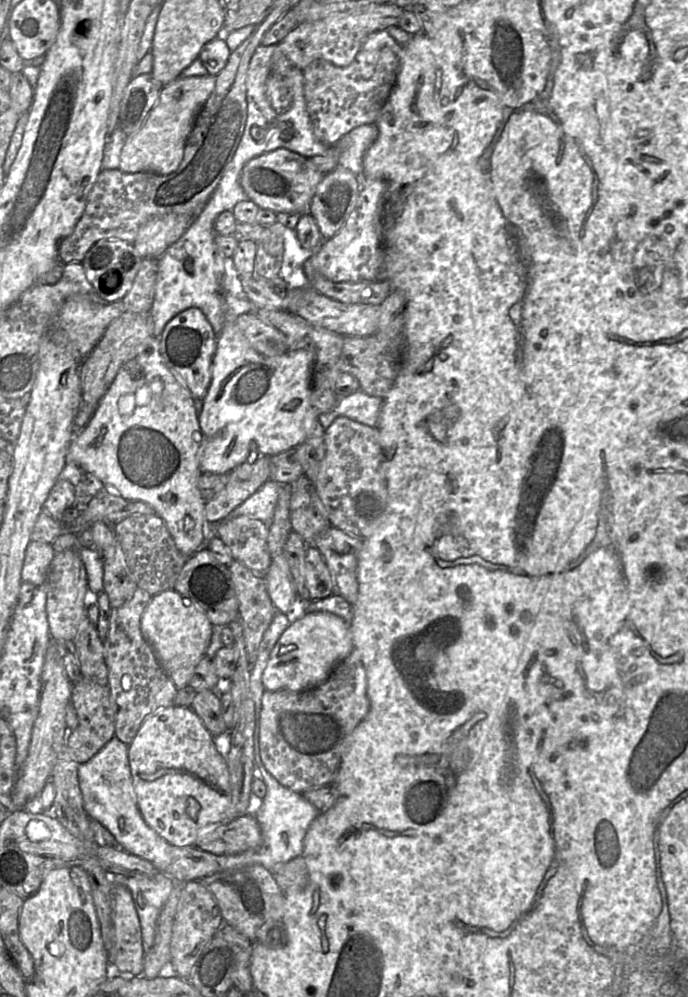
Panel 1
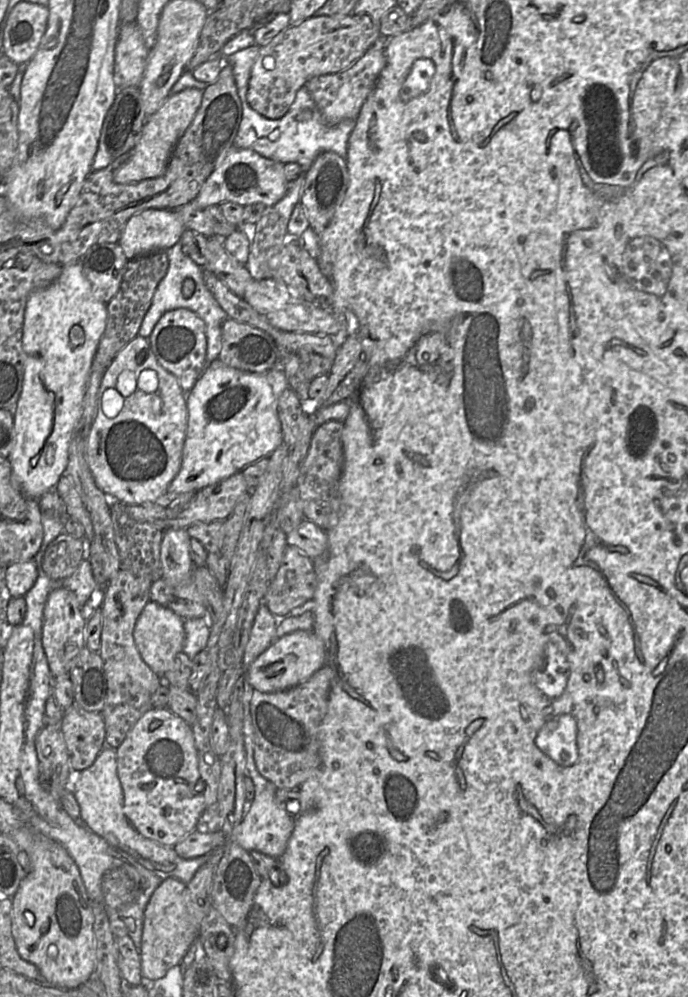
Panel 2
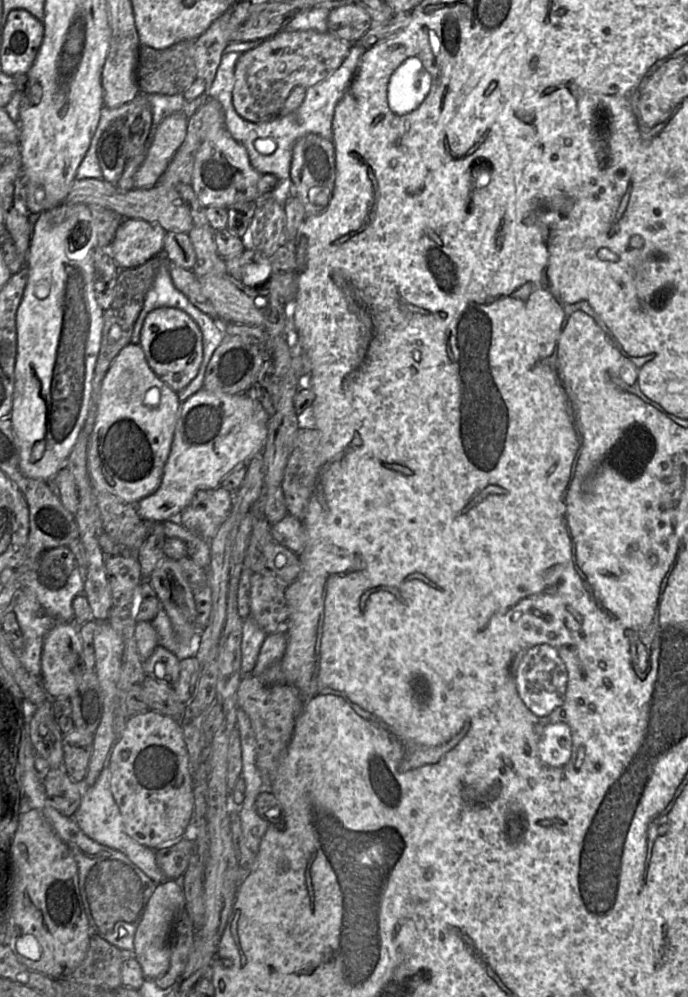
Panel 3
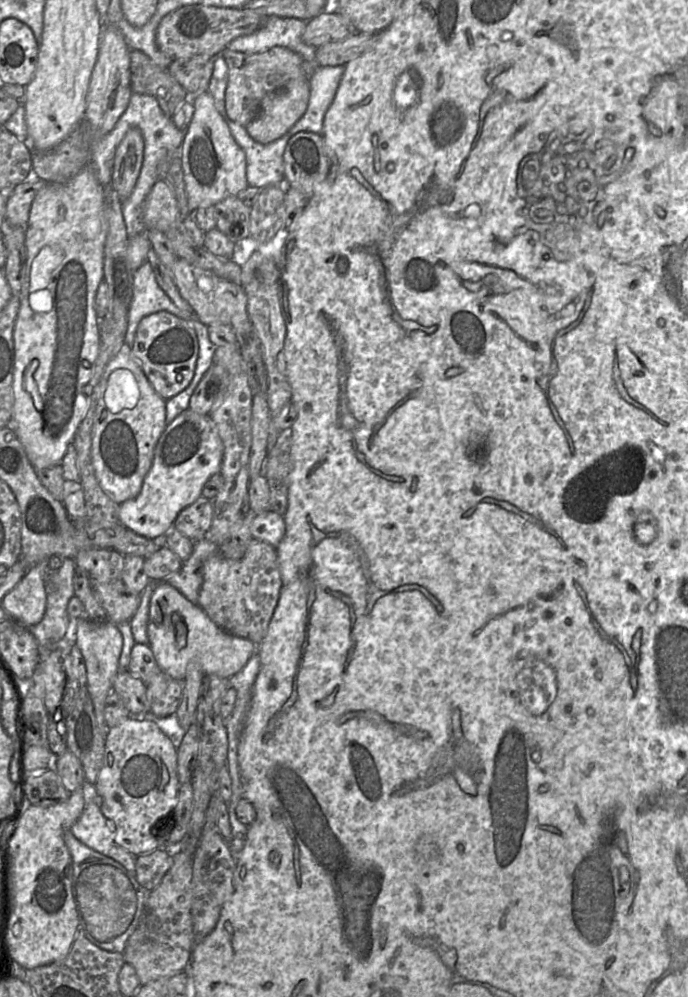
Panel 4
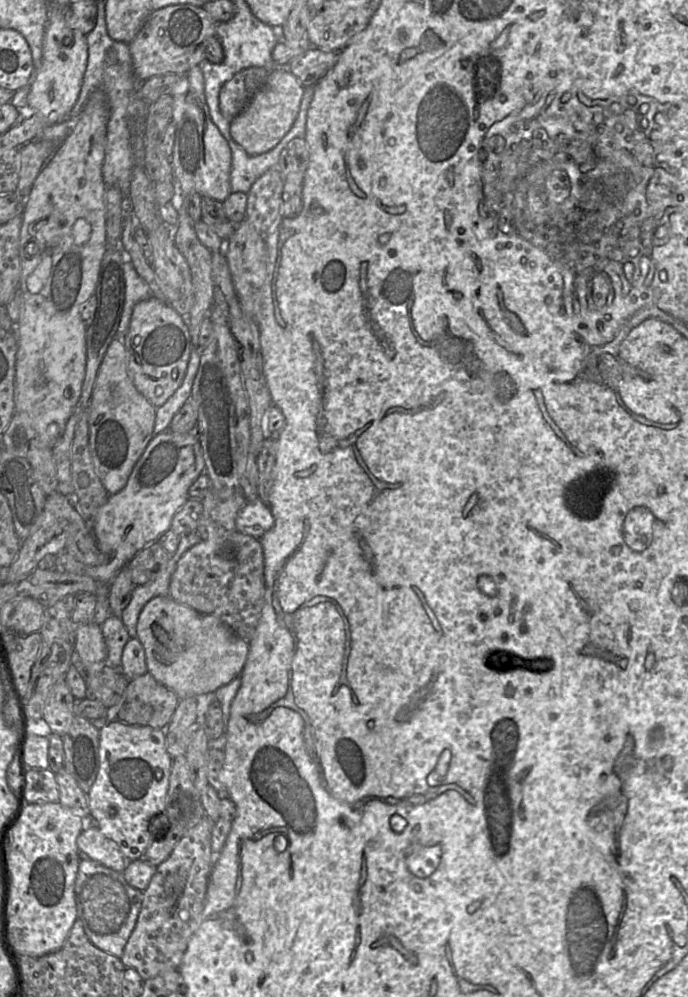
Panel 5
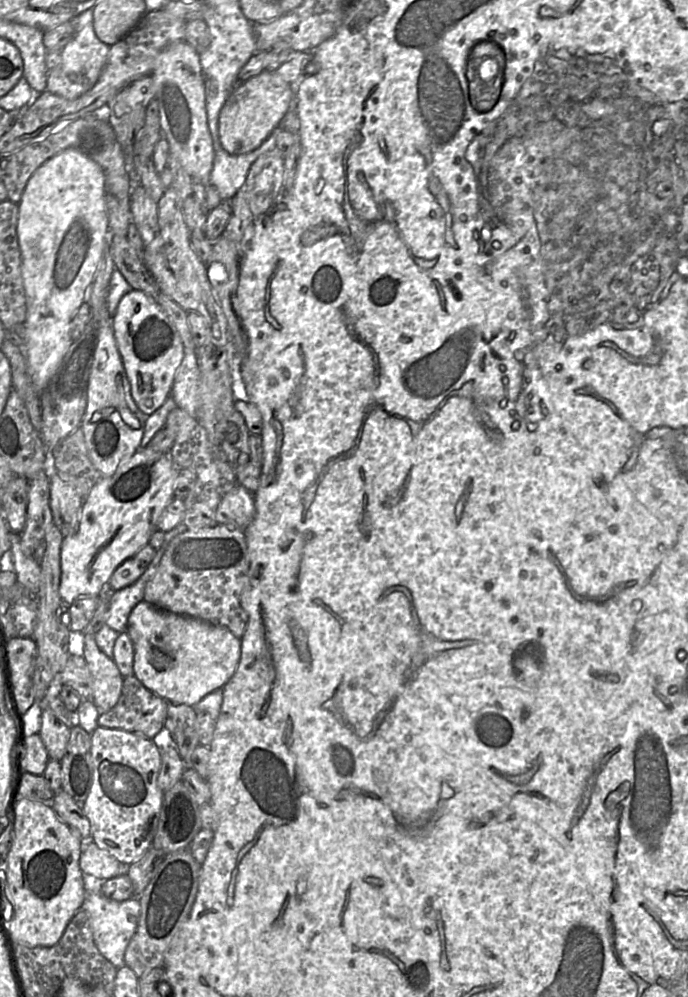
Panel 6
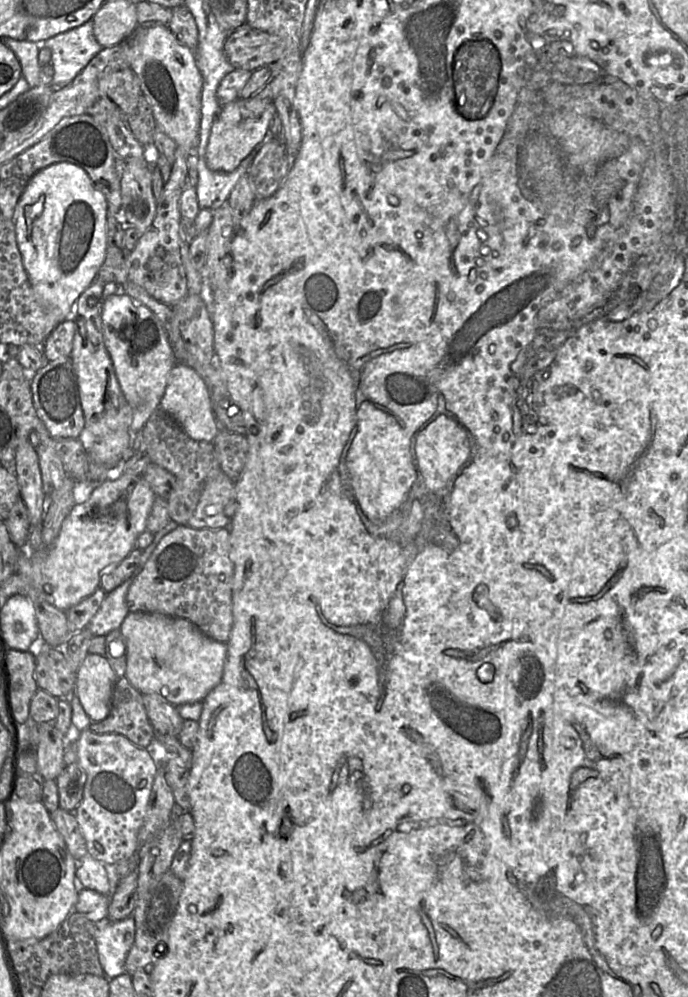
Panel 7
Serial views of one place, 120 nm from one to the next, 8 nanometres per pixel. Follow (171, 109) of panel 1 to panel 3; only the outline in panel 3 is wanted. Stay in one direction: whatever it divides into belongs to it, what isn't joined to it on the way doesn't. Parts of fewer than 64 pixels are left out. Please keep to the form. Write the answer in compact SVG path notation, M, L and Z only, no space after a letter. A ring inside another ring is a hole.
M173 113L164 118L155 132L153 141L147 152L146 158L134 175L135 188L151 188L167 169L176 151L183 143L187 133L188 118L182 113Z

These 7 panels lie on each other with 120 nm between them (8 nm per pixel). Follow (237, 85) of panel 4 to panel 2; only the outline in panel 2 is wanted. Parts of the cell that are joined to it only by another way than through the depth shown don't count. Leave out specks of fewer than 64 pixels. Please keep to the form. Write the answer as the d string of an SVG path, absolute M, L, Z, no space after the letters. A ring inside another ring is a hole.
M313 15L298 25L287 28L274 37L267 45L260 47L259 54L251 68L247 101L250 106L268 119L283 117L292 105L297 91L313 77L341 72L381 38L380 20L372 20L366 15Z

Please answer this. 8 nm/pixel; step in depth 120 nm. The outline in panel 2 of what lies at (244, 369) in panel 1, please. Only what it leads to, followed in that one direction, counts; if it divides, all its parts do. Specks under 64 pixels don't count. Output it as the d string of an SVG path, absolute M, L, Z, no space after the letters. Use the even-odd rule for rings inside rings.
M218 358L215 359L206 368L194 388L186 394L187 434L181 468L169 485L166 494L155 504L168 507L179 495L190 491L200 491L209 485L220 482L260 459L269 457L272 452L284 444L278 417L278 400L288 388L288 378L281 366L280 369L271 369L256 374L230 367Z

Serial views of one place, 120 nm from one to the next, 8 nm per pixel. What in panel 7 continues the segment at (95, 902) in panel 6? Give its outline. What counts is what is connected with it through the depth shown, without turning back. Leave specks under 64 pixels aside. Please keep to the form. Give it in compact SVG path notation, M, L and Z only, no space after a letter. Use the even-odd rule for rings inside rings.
M129 916L121 921L110 921L107 918L102 919L95 924L95 939L97 953L104 975L108 980L112 980L126 973L126 957L135 940L135 919Z

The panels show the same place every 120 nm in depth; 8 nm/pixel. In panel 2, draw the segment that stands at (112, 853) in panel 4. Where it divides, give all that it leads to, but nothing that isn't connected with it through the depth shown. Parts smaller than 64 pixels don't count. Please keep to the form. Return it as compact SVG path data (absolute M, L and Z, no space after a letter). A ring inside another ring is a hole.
M105 746L95 762L74 779L73 794L80 806L81 821L90 831L129 854L163 881L176 878L188 884L206 862L218 864L220 861L222 849L215 850L211 855L183 859L173 847L144 837L131 825L124 813L124 794L117 772L116 749L110 746Z

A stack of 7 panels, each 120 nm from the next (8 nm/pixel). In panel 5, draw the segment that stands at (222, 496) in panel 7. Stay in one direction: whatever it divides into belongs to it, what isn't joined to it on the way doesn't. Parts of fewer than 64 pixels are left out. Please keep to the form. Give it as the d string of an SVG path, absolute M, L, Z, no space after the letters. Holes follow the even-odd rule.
M261 499L247 502L236 518L238 531L260 539L275 524L270 506Z

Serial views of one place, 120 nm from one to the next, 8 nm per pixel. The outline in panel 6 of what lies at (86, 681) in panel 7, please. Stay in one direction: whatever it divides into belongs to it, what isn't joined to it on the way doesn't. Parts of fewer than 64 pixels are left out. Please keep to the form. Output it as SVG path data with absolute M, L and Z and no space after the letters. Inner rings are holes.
M94 635L85 636L83 658L92 678L92 696L90 700L101 713L112 709L121 695L124 677L115 661L101 651Z

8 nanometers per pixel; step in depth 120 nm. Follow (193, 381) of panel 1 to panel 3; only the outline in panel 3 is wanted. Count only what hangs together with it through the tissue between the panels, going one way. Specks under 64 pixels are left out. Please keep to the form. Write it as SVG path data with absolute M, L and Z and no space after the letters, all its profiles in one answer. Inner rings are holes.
M171 307L149 312L141 329L139 344L152 371L177 393L196 377L203 359L202 332L186 312Z

